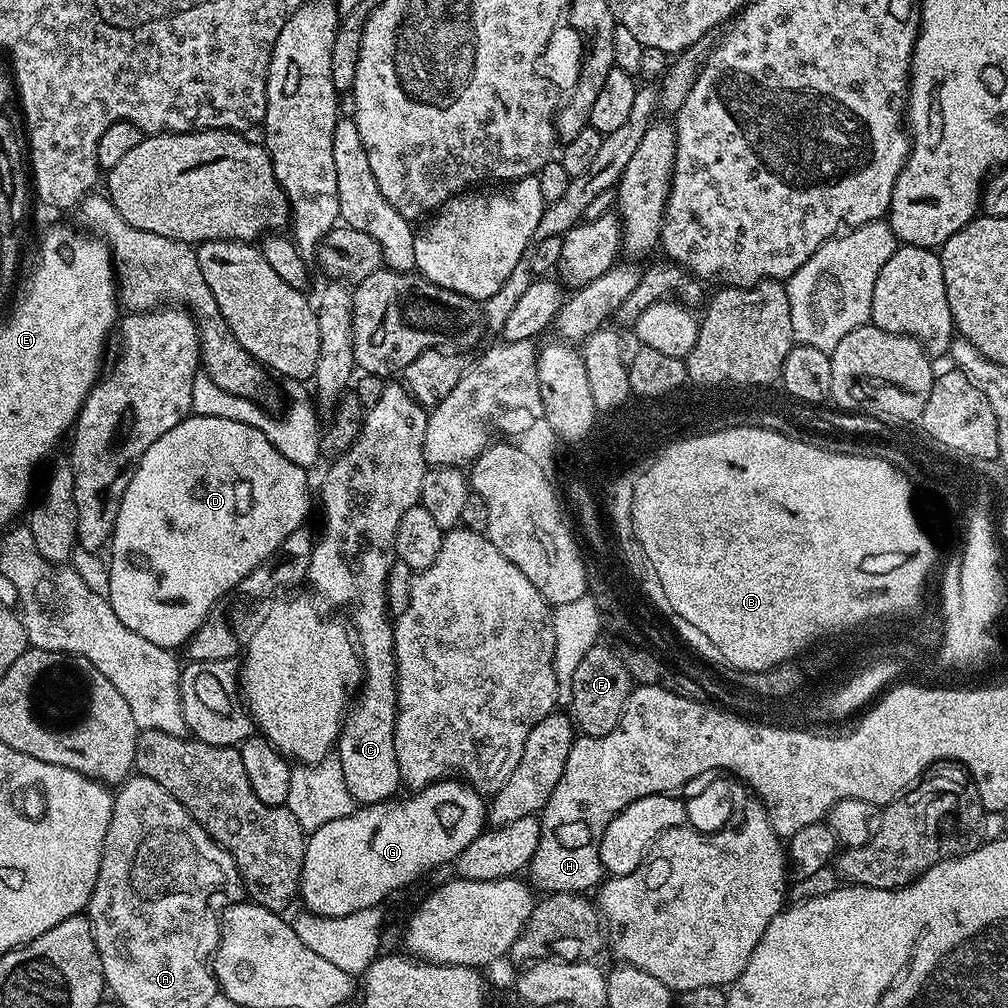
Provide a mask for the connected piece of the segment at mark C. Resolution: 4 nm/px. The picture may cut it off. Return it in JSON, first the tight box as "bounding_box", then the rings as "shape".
{"bounding_box":[307,382,429,806],"shape":[[[397,382],[385,383],[381,397],[378,402],[374,402],[374,406],[367,409],[364,414],[364,424],[360,427],[360,434],[354,446],[350,446],[348,452],[344,452],[331,461],[332,464],[328,468],[328,473],[324,476],[324,481],[320,484],[320,492],[318,488],[318,500],[324,503],[324,529],[321,530],[320,536],[315,537],[314,547],[312,549],[312,557],[310,558],[310,570],[308,571],[307,583],[312,584],[311,591],[325,605],[333,604],[336,608],[341,608],[345,612],[347,623],[350,625],[351,631],[354,633],[354,639],[358,645],[360,653],[360,662],[362,665],[362,683],[358,689],[358,695],[355,697],[354,703],[349,707],[344,724],[340,728],[340,738],[338,741],[338,759],[342,768],[342,775],[345,778],[346,787],[353,796],[357,805],[363,806],[366,804],[377,804],[383,800],[391,800],[397,795],[396,791],[401,791],[402,781],[400,779],[400,771],[398,770],[398,758],[394,752],[394,732],[396,730],[396,715],[398,714],[398,690],[396,689],[396,651],[394,650],[394,636],[396,630],[394,627],[393,617],[388,610],[388,595],[386,594],[386,582],[393,564],[396,563],[398,557],[396,554],[396,535],[398,534],[398,522],[402,522],[402,516],[406,514],[406,510],[410,510],[415,504],[420,503],[420,491],[422,490],[423,476],[426,471],[426,461],[424,458],[424,439],[426,438],[426,422],[428,421],[429,409],[419,404],[408,392],[403,383]]]}

